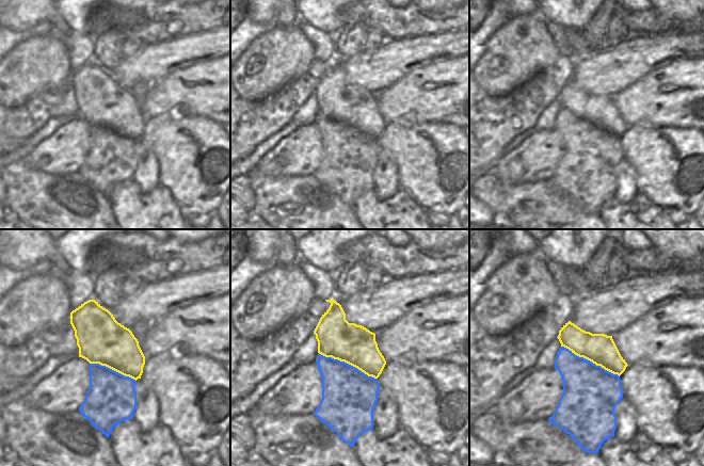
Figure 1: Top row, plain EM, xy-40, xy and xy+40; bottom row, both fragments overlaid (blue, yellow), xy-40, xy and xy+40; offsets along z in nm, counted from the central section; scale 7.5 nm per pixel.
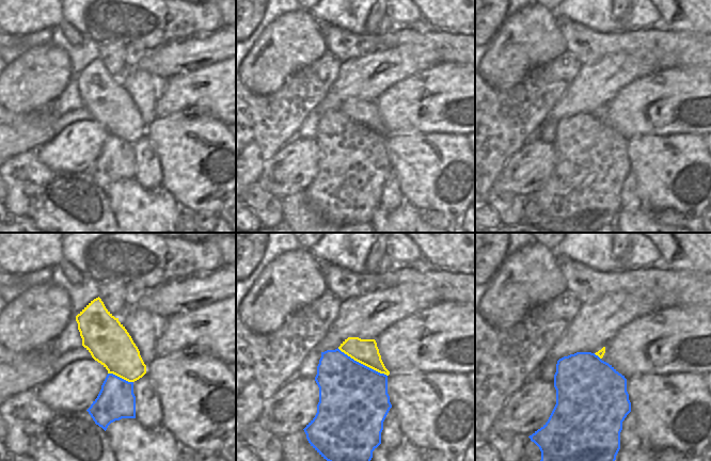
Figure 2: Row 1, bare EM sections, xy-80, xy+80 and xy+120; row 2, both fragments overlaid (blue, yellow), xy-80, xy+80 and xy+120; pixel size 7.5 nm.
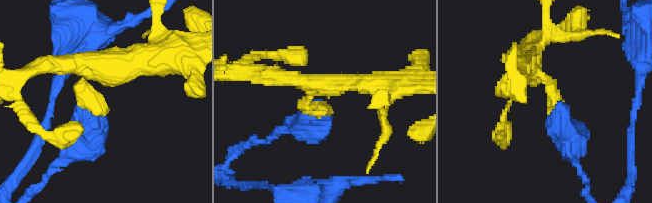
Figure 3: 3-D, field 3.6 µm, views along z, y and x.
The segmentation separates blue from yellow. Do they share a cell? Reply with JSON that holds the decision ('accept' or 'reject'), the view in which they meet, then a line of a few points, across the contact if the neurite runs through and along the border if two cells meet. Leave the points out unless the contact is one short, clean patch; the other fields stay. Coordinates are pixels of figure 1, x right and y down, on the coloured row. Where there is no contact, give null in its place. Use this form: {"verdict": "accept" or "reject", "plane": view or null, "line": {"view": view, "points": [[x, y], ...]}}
{"verdict": "reject", "plane": "xy+40"}

